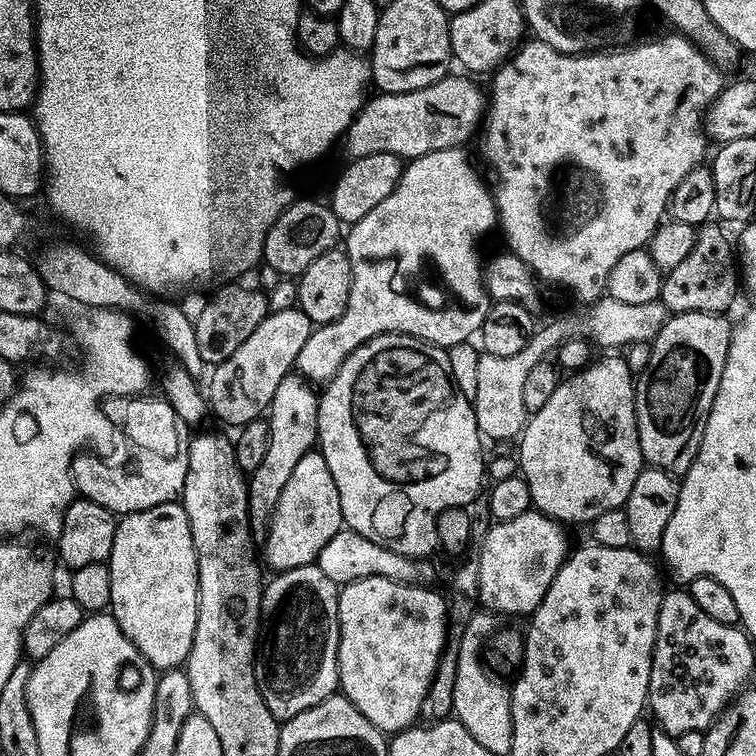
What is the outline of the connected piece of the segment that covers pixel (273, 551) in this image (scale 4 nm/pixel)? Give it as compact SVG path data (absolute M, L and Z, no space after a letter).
M319 450L307 452L290 473L290 482L286 482L272 521L268 523L267 533L263 537L263 563L267 567L269 564L273 573L317 563L322 546L326 546L326 542L330 542L330 538L334 538L334 534L344 527L342 502L338 486L334 486L334 477L330 474L330 466L326 466L326 458L322 458Z

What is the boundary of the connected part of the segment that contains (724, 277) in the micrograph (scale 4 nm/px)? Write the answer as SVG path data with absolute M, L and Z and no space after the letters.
M716 222L699 225L694 250L678 262L678 266L667 269L664 285L660 291L660 303L665 304L669 313L714 312L727 313L728 307L738 296L738 260L734 255L734 244L719 228Z

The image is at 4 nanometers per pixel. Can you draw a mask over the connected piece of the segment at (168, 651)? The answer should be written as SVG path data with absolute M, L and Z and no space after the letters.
M183 503L160 504L141 512L121 515L116 525L114 546L110 550L110 558L106 563L110 570L110 615L118 622L122 634L126 634L126 638L130 638L130 642L134 642L134 646L142 654L142 658L146 658L146 662L150 662L153 668L167 670L181 667L190 654L190 646L194 642L194 626L198 622L198 562L190 534L190 522L186 518Z

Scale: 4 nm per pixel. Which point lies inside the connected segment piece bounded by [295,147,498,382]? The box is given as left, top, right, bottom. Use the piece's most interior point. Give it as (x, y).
(415, 259)

